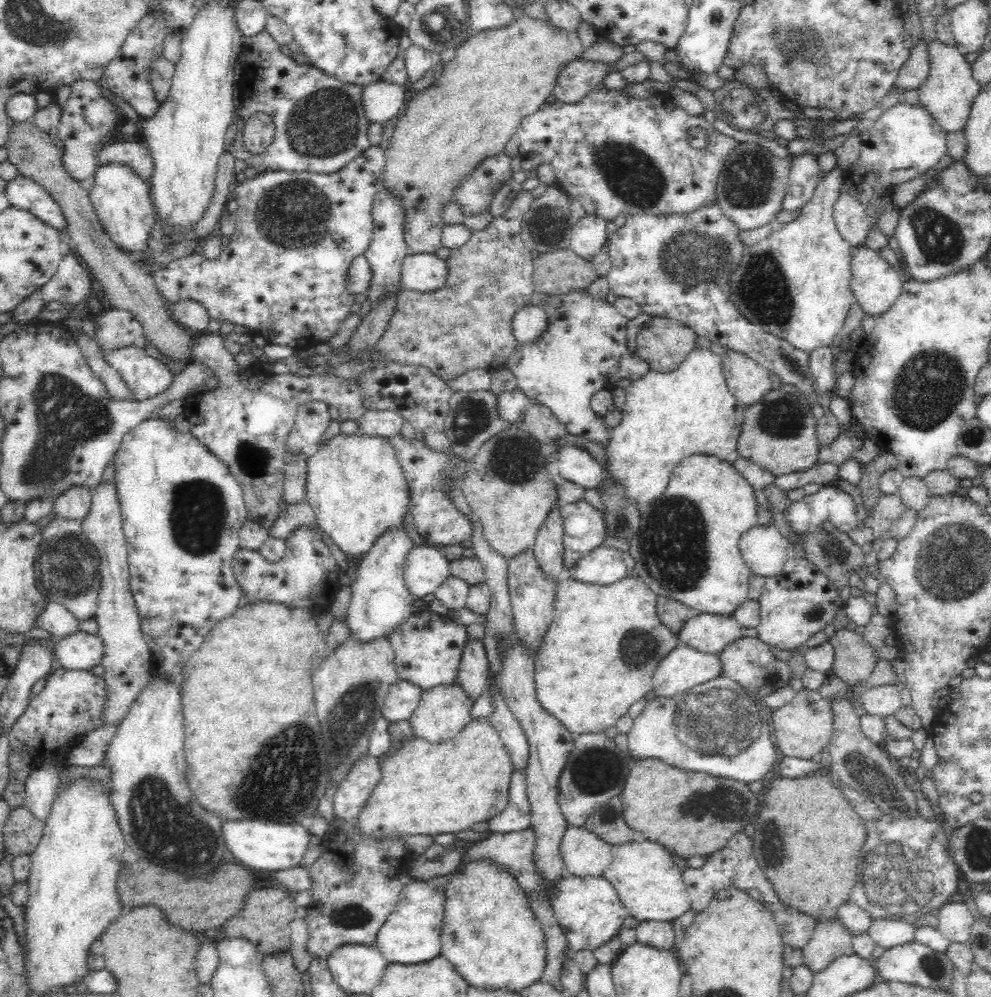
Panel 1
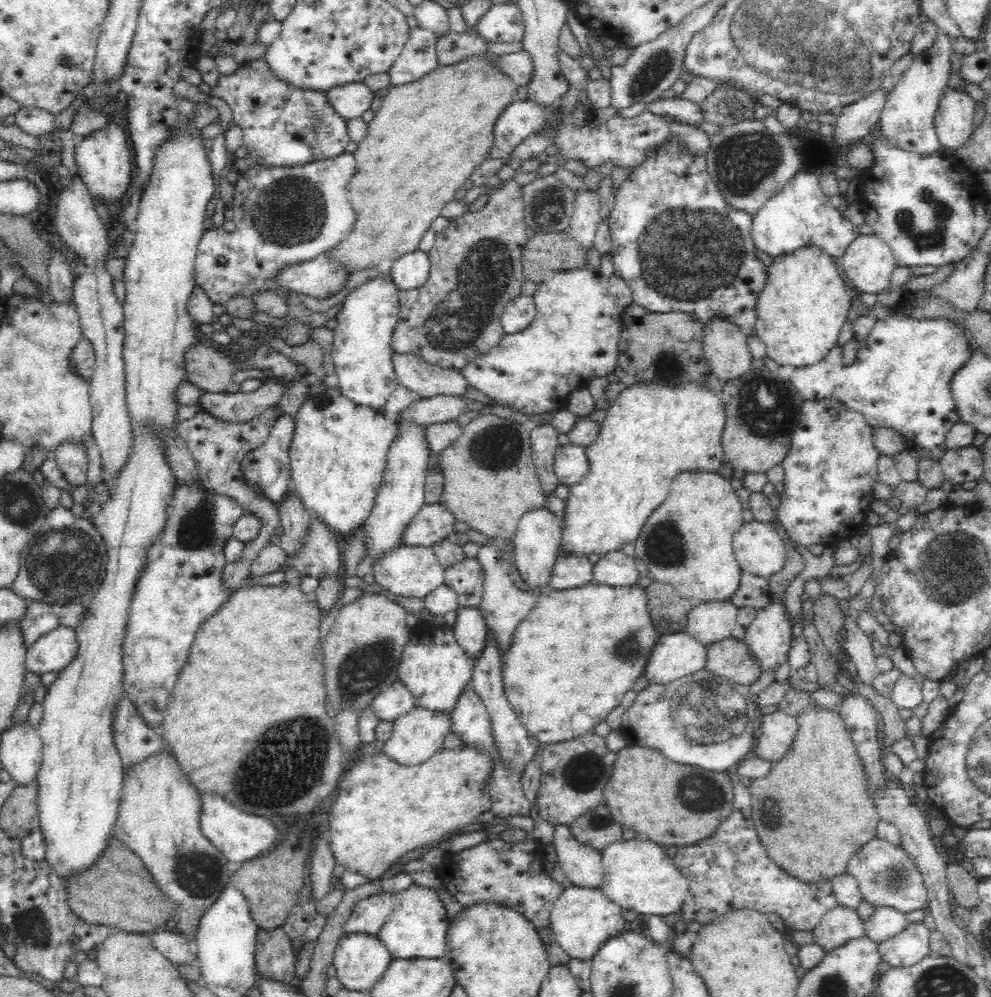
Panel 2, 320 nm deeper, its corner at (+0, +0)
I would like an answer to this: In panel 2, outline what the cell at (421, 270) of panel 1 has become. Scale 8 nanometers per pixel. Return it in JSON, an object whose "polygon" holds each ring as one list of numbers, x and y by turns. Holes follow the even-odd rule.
{"polygon":[[416,249,393,261,390,277,396,287,405,291,422,286,428,278,429,270,428,253]]}

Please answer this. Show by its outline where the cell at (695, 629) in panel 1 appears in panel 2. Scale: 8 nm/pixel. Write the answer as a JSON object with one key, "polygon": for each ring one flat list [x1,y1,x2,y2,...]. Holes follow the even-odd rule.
{"polygon":[[730,599,693,603,687,613,686,632,705,646,712,645,723,638,730,638,730,633,736,628,738,609,739,607,732,603]]}

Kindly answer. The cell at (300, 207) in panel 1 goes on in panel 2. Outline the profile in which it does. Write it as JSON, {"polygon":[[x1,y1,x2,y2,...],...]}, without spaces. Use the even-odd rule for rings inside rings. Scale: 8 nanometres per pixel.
{"polygon":[[342,153,334,158,322,158,296,166,262,166,255,164,239,174,233,187,234,202,228,217,233,221,233,232,224,231,221,226,206,229,200,237,195,258,195,281,206,291,213,303,225,306,234,296,242,294,250,298,258,290,280,290,288,294,290,290,274,281,274,274,292,262,312,260,342,242,354,224,354,210,350,207,346,184,356,170,356,159,352,153],[218,258,225,258,221,263]]}

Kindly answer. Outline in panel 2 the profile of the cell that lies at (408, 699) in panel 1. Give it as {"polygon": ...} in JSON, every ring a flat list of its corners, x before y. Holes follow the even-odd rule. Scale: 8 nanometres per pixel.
{"polygon":[[400,680,394,681,390,686,384,686,369,707,379,719,393,721,415,707,414,695]]}

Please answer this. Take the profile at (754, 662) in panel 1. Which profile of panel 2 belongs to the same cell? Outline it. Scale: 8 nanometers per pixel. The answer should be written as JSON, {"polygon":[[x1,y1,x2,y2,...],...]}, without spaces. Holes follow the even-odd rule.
{"polygon":[[733,637,707,646,705,670,741,685,750,685,761,675,760,665,748,647]]}

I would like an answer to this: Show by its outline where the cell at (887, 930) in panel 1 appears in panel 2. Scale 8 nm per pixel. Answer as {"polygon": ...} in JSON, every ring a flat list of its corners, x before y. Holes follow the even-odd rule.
{"polygon":[[888,906,875,908,875,912,866,920,866,936,874,943,882,943,904,930,908,925,904,913]]}

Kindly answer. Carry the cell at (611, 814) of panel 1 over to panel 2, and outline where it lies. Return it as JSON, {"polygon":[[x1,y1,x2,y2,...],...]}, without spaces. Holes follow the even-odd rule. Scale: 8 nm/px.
{"polygon":[[605,804,587,810,568,827,578,842,599,851,622,839,622,827,613,819]]}

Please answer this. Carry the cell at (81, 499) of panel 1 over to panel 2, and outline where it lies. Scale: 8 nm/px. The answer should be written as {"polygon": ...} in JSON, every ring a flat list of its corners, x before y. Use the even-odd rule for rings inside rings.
{"polygon":[[68,440,60,442,54,449,52,455,70,484,74,486,88,485,86,480,88,455,86,455,86,447,83,442]]}

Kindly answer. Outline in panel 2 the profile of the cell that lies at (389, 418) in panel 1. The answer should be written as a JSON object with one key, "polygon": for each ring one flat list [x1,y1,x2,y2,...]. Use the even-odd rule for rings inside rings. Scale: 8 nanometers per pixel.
{"polygon":[[434,395,431,398,421,398,401,414,402,419,408,417,408,421,420,425,432,425,456,421,468,411,468,400,463,396]]}

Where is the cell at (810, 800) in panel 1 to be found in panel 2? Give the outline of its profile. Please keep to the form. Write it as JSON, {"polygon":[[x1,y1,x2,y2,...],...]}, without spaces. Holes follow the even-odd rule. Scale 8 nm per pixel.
{"polygon":[[811,702,810,706,801,708,800,714,794,717,798,728,788,752,780,760,773,762,768,770,768,776,760,777,758,780,752,779,748,788,754,798,753,823,767,855,790,876,808,885,816,885,827,879,832,880,847,871,852,854,877,836,879,815,869,793,870,785,862,759,858,756,849,730,838,710,826,709],[768,800,774,802,768,806,778,806,778,812,774,814,776,820,772,818,772,822,768,822,764,814,764,804]]}

